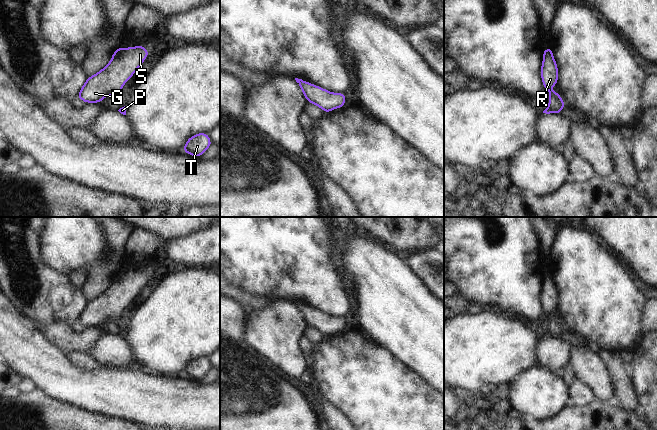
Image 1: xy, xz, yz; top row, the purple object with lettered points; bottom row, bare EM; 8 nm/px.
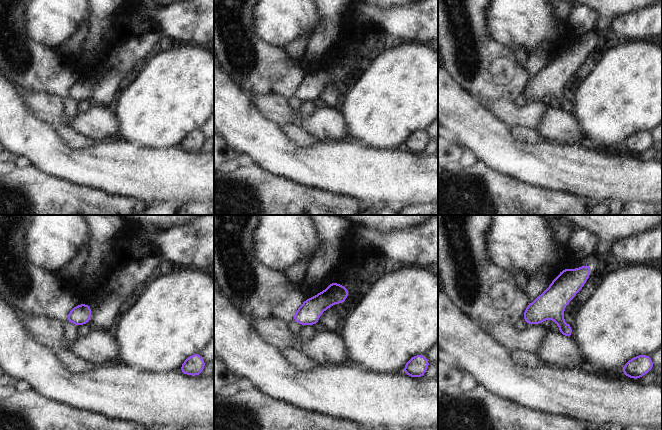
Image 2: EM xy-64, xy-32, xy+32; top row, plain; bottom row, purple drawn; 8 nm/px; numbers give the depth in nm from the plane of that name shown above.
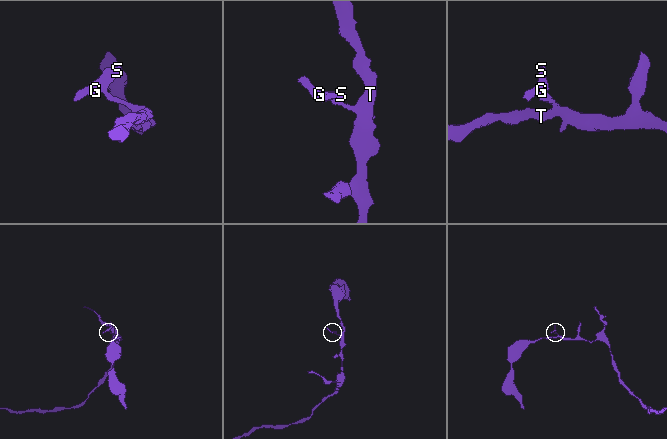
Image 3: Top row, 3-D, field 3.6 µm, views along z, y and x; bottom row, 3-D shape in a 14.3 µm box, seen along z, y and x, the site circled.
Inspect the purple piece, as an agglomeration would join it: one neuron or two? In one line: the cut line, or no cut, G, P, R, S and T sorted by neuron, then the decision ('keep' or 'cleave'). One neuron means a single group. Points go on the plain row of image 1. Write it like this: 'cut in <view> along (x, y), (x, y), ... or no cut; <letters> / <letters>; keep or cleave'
no cut; G P R S T; keep

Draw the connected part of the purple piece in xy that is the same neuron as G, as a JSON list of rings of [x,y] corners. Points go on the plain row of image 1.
[[[141,268],[125,273],[118,271],[111,285],[87,302],[77,321],[85,327],[100,327],[107,319],[118,324],[124,308],[139,293],[149,277]]]

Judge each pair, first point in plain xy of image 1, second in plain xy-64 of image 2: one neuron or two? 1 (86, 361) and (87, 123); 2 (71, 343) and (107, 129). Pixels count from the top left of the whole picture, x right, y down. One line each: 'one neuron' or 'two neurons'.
1: two neurons
2: two neurons

